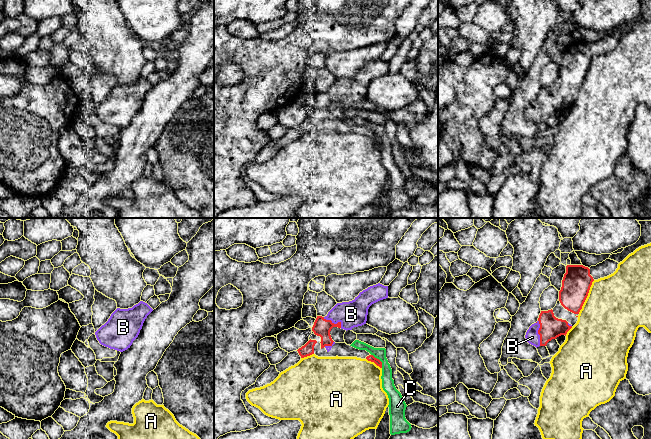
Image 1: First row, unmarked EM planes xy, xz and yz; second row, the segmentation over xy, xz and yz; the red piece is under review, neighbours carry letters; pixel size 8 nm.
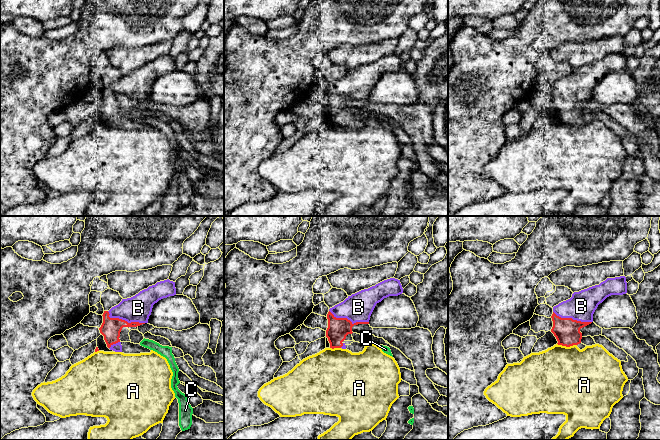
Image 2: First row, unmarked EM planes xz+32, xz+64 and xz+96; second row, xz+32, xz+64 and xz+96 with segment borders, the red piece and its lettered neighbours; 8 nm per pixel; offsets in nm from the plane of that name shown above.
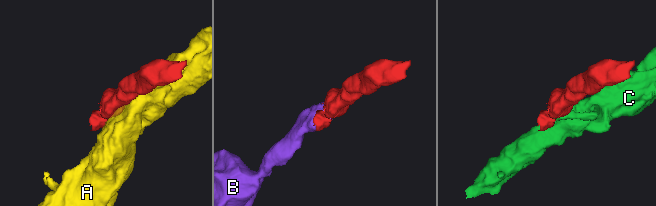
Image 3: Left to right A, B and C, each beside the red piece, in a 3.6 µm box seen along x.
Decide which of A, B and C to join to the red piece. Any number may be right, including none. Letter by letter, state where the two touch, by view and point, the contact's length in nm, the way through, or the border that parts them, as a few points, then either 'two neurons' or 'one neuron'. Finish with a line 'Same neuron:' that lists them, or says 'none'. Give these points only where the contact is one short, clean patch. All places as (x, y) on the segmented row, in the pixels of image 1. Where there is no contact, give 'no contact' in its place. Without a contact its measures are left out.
A: meets red in yz at (586, 297); contact 300 nm long; two neurons
B: meets red in yz at (538, 333); contact 200 nm long; one neuron
C: meets red in xz at (379, 360); contact 140 nm long; border along xz (371, 354), (381, 362), (382, 367); two neurons
Same neuron: B

